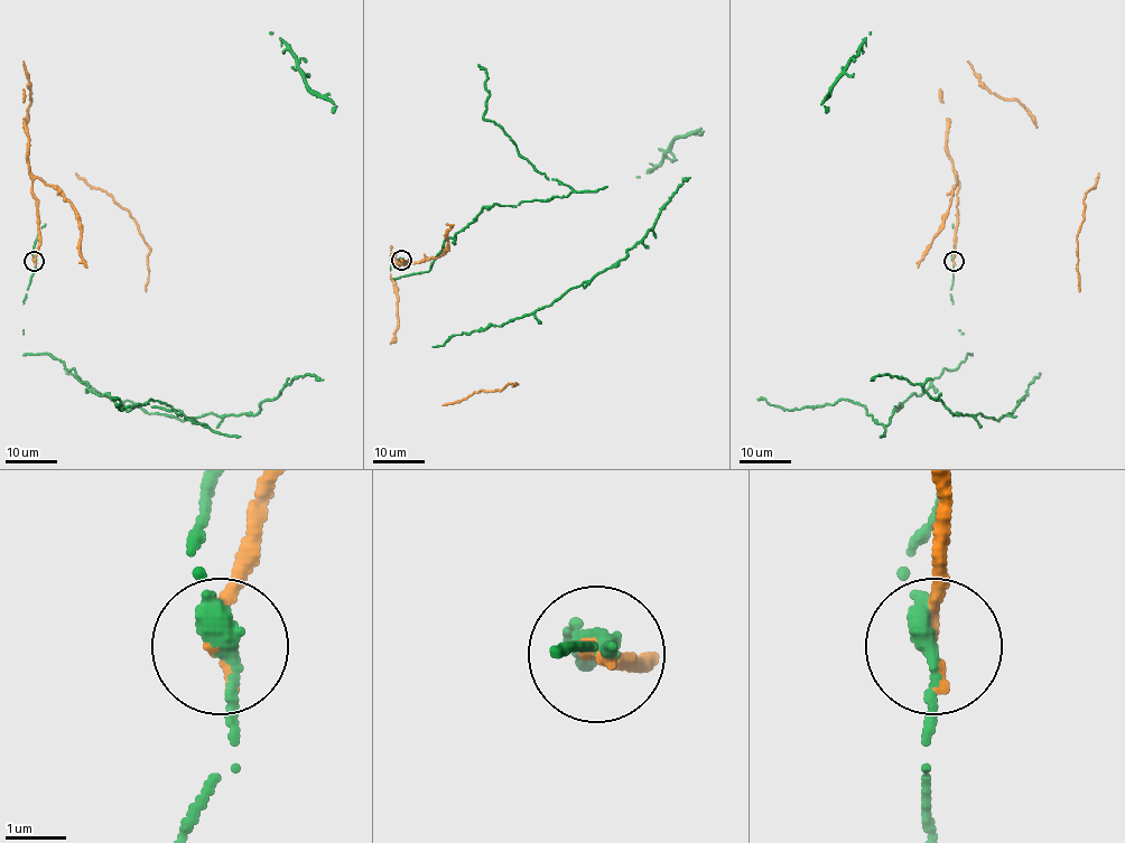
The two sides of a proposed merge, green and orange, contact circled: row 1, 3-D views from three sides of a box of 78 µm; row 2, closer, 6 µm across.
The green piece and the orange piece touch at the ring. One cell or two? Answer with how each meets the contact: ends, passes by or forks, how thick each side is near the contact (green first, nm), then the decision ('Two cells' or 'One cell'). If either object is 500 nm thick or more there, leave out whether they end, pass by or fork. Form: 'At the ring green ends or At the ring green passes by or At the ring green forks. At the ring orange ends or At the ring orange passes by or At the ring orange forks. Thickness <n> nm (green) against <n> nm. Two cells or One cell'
At the ring green passes by. At the ring orange ends. Thickness 320 nm (green) against 240 nm. Two cells

